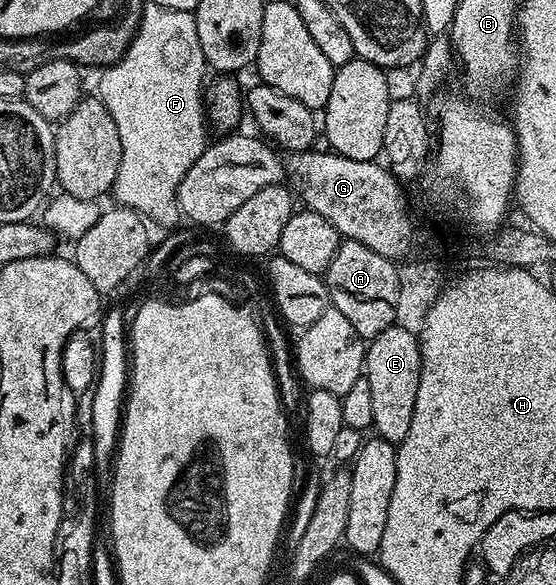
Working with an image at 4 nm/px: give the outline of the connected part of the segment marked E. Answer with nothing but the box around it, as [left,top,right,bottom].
[363,324,421,444]

